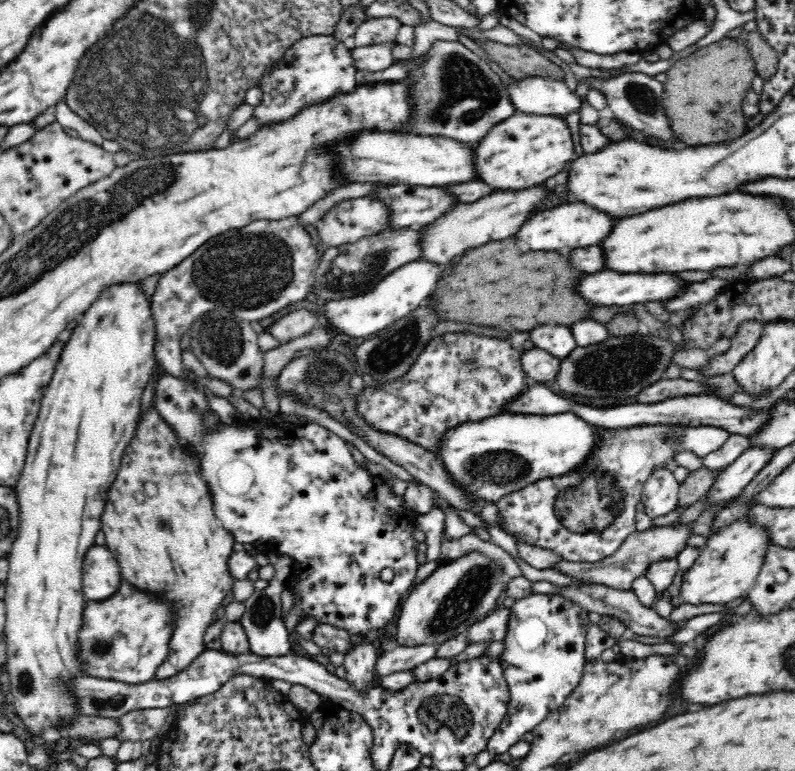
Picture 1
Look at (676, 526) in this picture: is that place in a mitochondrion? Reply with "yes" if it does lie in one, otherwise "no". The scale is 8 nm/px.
no

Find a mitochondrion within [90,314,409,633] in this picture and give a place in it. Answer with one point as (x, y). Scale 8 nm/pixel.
(324, 377)

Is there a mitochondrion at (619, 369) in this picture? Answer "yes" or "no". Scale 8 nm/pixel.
yes

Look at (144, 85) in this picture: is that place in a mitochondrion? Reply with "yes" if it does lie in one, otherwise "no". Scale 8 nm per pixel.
yes

